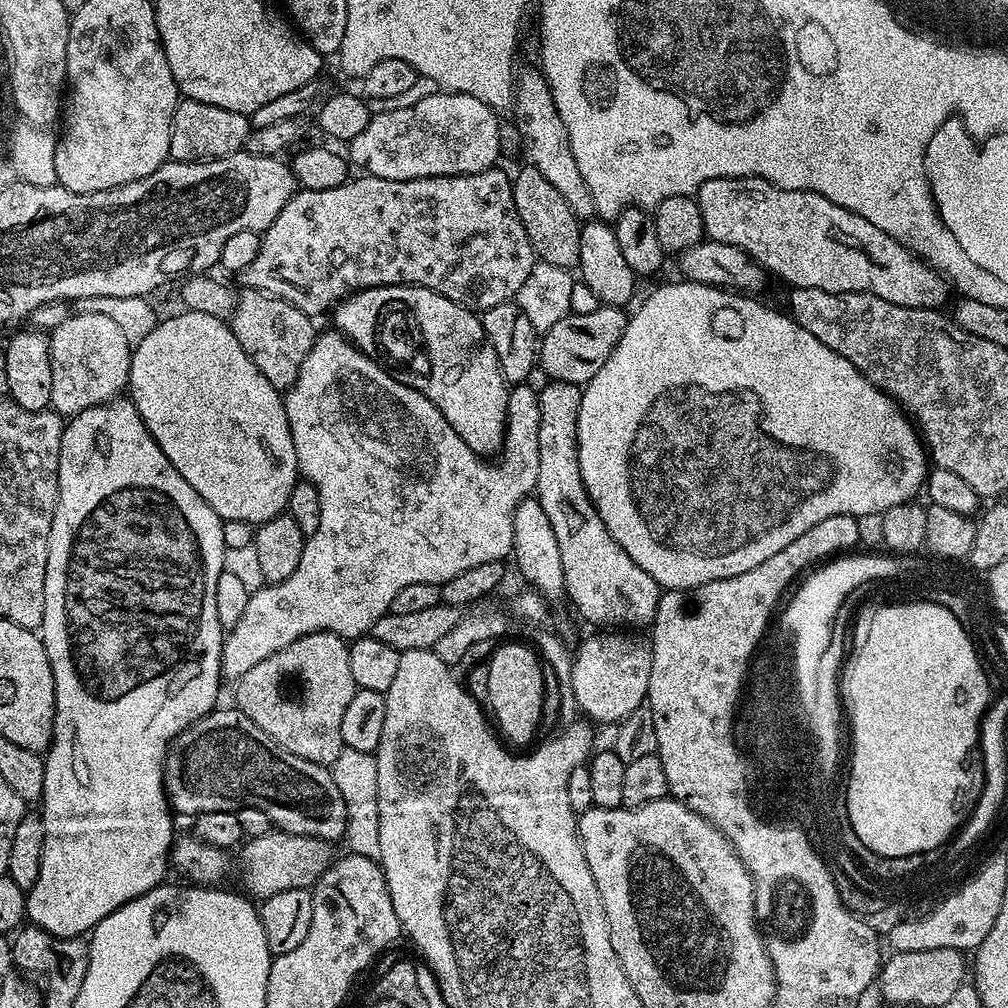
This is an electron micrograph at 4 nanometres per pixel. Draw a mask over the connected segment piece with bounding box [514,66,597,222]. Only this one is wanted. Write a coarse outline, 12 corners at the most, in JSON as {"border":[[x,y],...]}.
{"border":[[539,67],[514,80],[527,163],[577,220],[597,215],[570,134]]}

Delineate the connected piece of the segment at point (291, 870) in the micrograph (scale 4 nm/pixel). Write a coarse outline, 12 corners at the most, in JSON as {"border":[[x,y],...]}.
{"border":[[279,830],[243,848],[243,891],[260,902],[311,889],[329,841]]}

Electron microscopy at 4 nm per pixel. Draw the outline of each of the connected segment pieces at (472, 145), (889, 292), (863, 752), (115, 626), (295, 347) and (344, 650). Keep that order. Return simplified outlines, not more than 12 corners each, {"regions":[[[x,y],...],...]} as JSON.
{"regions":[[[465,92],[371,115],[349,161],[390,181],[478,174],[502,120]],[[700,187],[707,239],[792,288],[949,303],[949,281],[817,192]],[[884,604],[838,676],[852,819],[947,835],[988,676],[950,610]],[[131,399],[65,423],[26,916],[165,883],[220,515]],[[253,288],[230,321],[238,346],[281,390],[318,328],[298,306]],[[315,632],[240,677],[235,707],[331,766],[357,686],[348,644]]]}

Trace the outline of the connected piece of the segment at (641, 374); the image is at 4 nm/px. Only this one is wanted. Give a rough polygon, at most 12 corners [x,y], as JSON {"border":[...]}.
{"border":[[680,278],[583,385],[580,481],[661,589],[921,495],[888,393]]}

